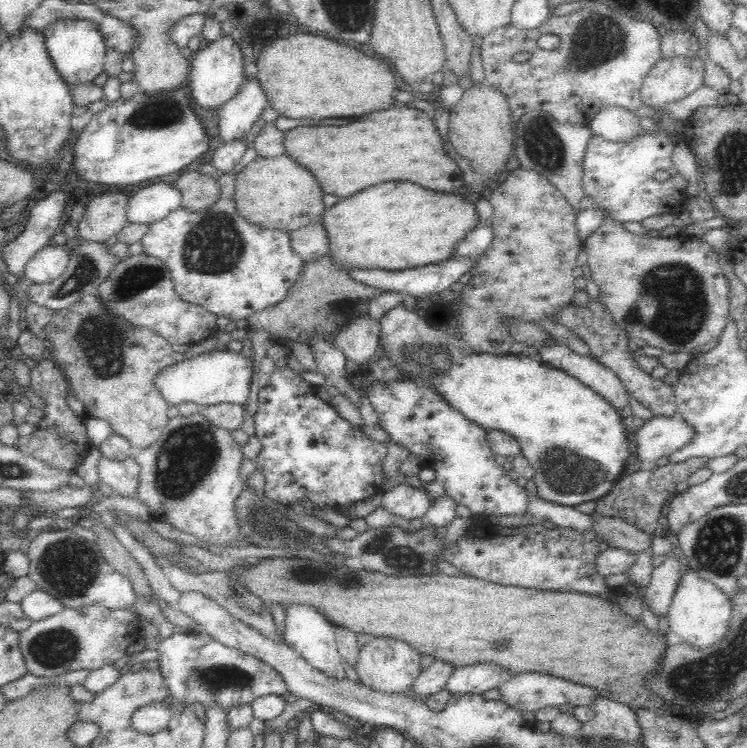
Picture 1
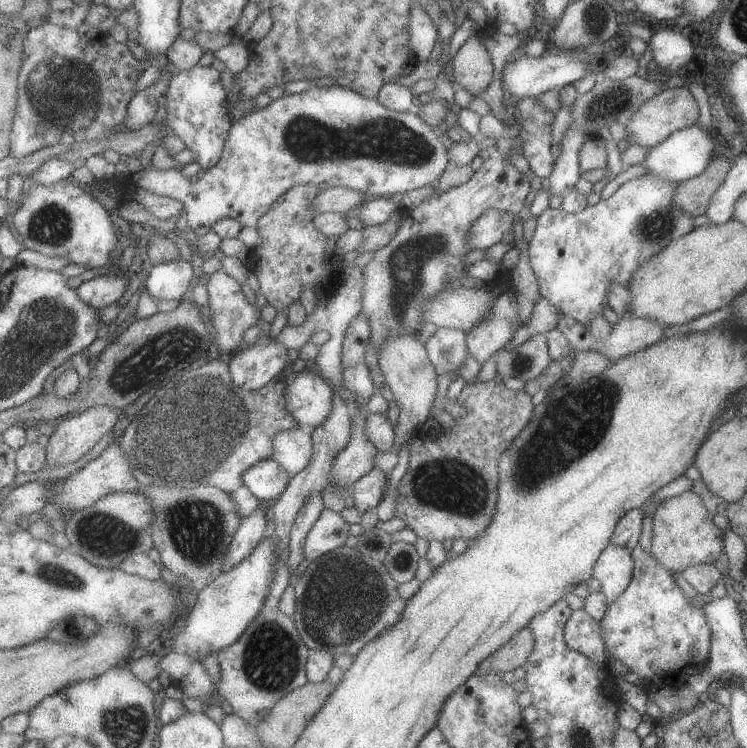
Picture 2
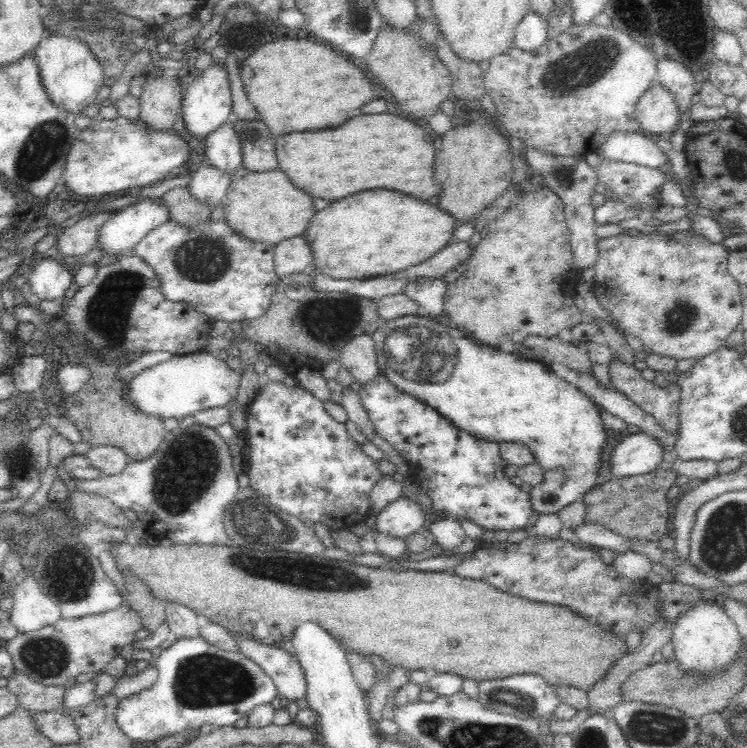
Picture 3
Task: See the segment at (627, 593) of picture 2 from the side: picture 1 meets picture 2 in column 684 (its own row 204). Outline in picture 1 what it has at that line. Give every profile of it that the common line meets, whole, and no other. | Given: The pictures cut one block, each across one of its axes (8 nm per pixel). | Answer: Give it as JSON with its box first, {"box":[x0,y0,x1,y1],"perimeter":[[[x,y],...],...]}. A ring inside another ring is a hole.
{"box":[582,128,690,225],"perimeter":[[[661,128],[652,134],[644,131],[629,143],[610,142],[604,137],[592,135],[583,158],[582,182],[586,197],[594,199],[594,207],[608,214],[618,225],[622,222],[640,222],[662,212],[680,214],[690,195],[686,192],[684,177],[676,171],[671,161],[674,146],[675,141]],[[656,170],[666,170],[670,177],[658,182],[653,177]]]}

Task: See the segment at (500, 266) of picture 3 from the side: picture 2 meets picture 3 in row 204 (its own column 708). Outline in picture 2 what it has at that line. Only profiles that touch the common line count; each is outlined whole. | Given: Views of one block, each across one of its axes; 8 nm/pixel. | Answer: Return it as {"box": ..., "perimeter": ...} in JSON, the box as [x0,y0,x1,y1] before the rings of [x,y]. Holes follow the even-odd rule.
{"box":[648,490,723,573],"perimeter":[[[687,490],[677,496],[661,500],[653,512],[651,544],[648,554],[667,571],[681,573],[687,566],[723,561],[723,534],[712,522],[711,513],[701,497]]]}

